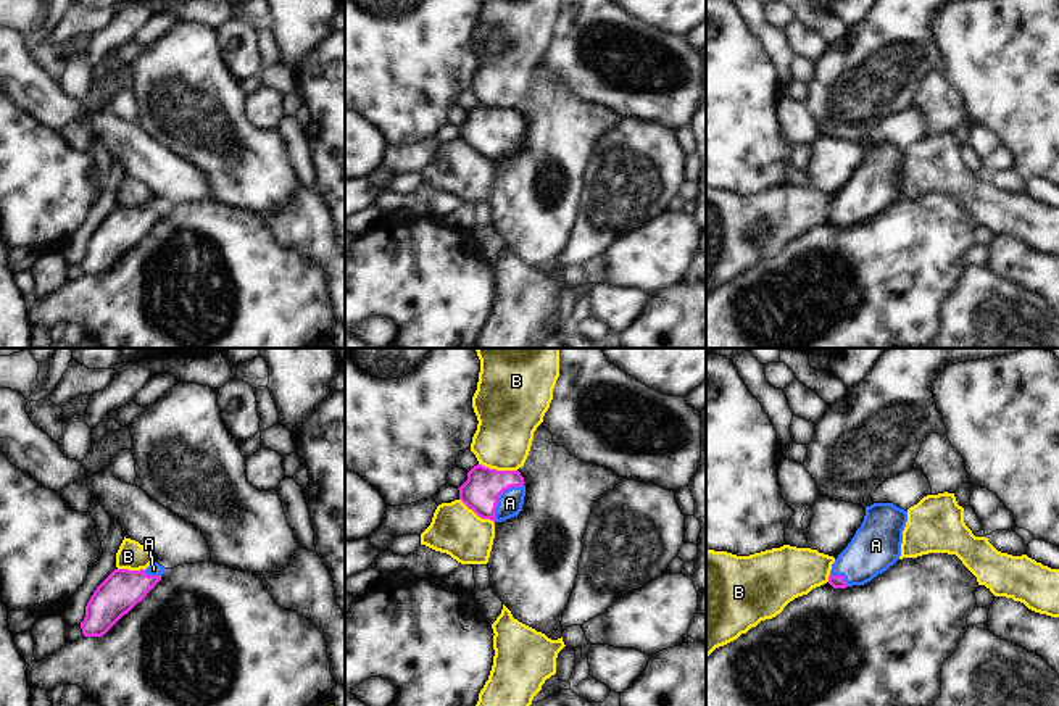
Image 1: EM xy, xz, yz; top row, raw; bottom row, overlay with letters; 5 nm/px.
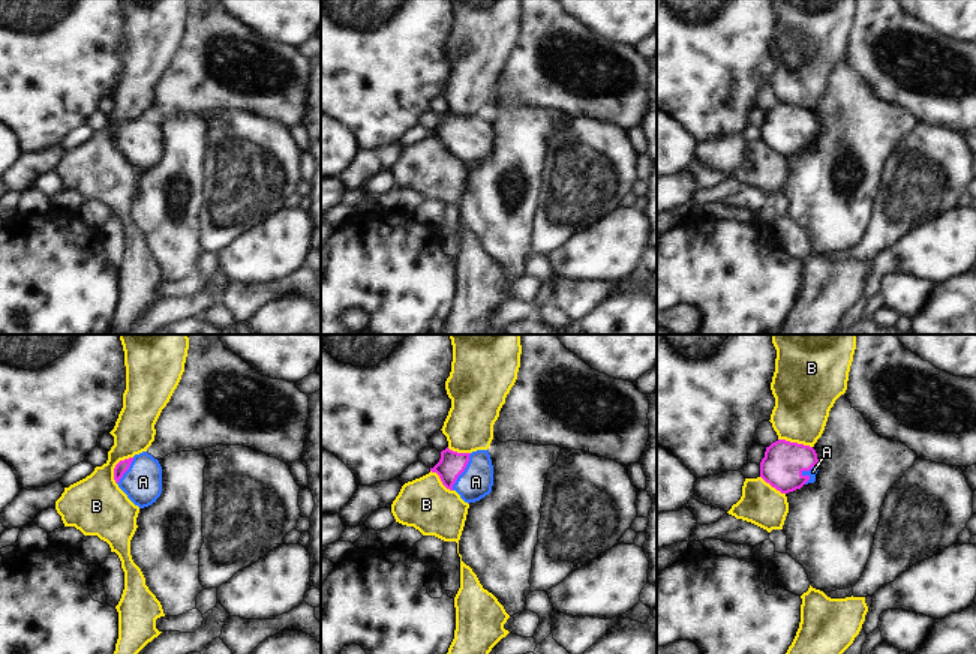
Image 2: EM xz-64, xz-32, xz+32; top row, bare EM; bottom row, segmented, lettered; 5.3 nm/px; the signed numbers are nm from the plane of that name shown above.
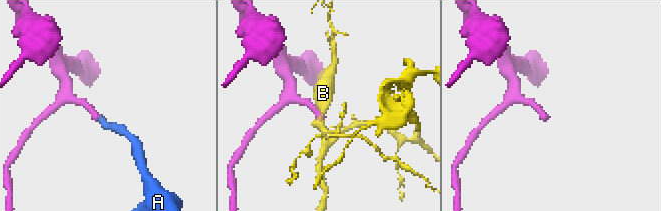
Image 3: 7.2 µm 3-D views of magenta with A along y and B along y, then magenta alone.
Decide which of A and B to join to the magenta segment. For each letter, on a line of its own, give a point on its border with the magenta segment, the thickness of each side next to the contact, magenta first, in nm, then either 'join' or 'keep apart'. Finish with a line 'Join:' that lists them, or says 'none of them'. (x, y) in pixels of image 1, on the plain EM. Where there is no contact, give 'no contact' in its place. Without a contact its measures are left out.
A: meets magenta in xz at (498, 134); 180 nm thick on the magenta side, 130 nm on the other; join
B: meets magenta in xz at (498, 110); 180 nm thick on the magenta side, 280 nm on the other; keep apart
Join: A

